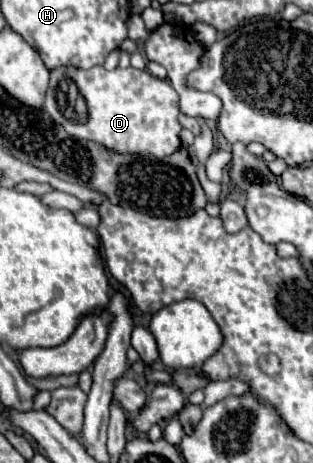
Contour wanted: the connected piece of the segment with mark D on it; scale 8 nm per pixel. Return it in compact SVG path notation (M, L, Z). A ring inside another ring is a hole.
M92 67L92 69L54 69L50 71L50 85L44 101L44 111L66 129L68 135L76 139L88 139L96 141L98 145L116 151L116 153L132 153L140 157L166 157L172 155L176 149L180 149L180 123L178 123L178 93L172 89L170 81L158 79L150 75L146 69L134 69L134 67L116 67L112 71L106 71L104 67Z

